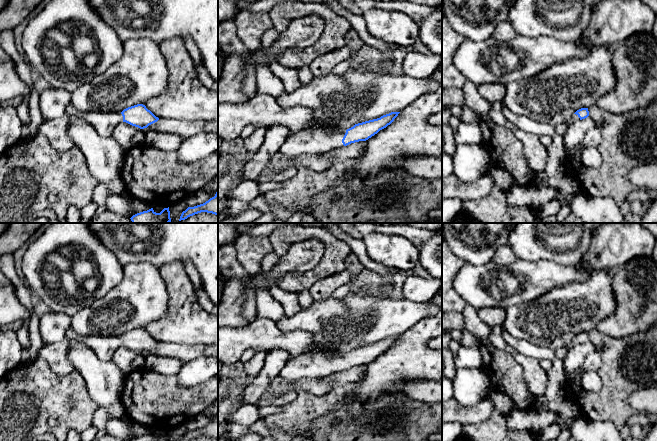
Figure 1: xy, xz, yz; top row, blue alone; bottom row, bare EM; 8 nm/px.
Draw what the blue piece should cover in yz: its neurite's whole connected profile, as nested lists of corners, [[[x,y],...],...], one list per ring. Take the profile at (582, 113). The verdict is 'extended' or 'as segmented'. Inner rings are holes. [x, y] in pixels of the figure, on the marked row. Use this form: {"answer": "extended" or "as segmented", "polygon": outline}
{"answer": "extended", "polygon": [[[581,108],[574,113],[571,120],[573,123],[573,122],[577,122],[577,121],[582,120],[582,119],[585,119],[588,116],[589,116],[588,108]]]}

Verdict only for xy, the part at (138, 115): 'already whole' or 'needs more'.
needs more

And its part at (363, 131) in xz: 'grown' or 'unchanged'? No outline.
grown

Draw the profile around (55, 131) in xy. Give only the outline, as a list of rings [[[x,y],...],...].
[[[66,114],[54,120],[44,120],[38,128],[38,134],[43,134],[54,149],[64,152],[75,147],[67,135],[68,124],[69,118]]]

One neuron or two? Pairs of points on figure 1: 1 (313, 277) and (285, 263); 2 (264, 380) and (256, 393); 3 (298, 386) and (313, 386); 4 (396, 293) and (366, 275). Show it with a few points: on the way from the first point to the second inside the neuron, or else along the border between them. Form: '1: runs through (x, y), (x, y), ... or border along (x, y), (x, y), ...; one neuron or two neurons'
1: border along (316, 264), (308, 272); two neurons
2: runs through (261, 383), (256, 390); one neuron
3: runs through (302, 386), (309, 386); one neuron
4: runs through (396, 283), (392, 279), (376, 279); one neuron

